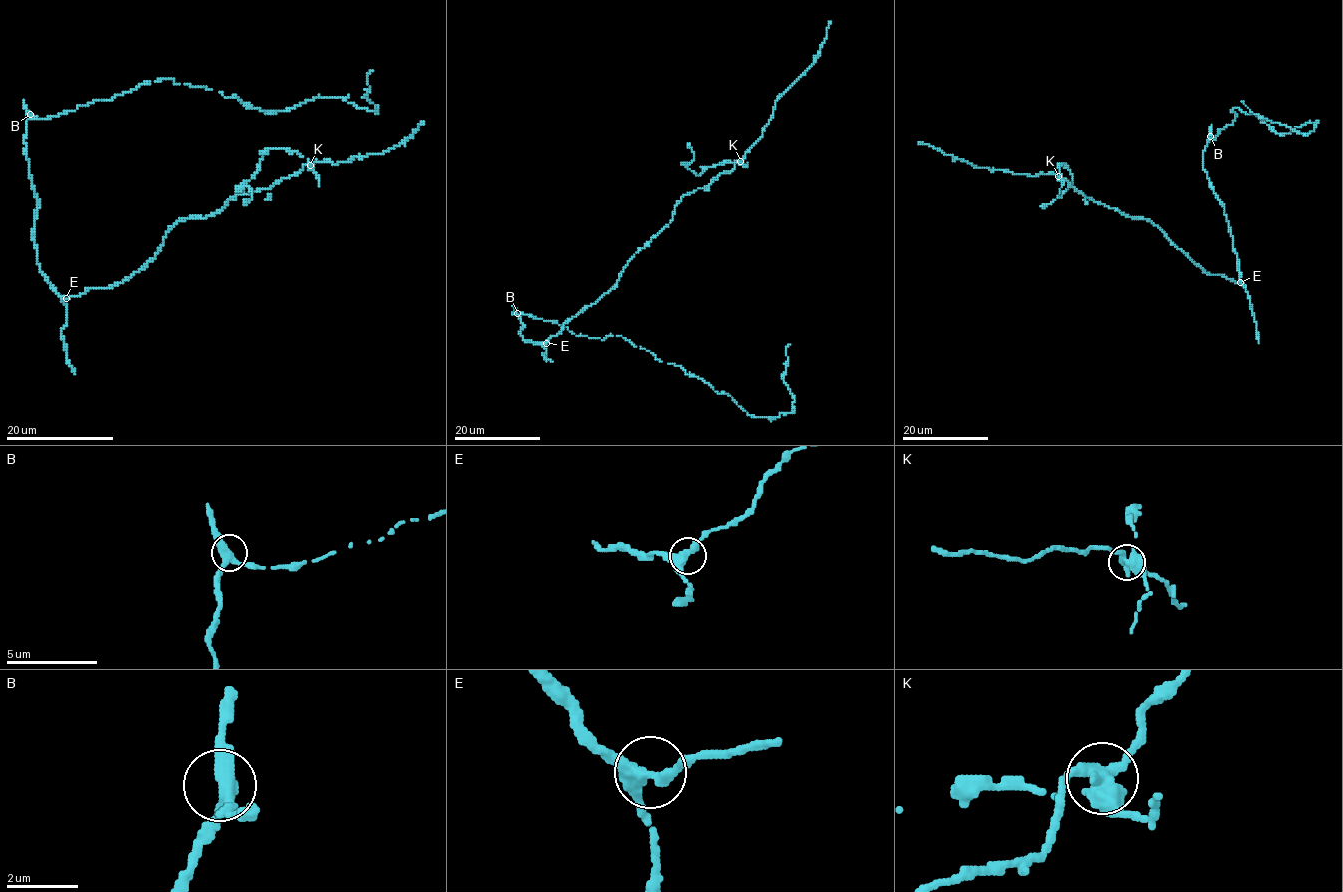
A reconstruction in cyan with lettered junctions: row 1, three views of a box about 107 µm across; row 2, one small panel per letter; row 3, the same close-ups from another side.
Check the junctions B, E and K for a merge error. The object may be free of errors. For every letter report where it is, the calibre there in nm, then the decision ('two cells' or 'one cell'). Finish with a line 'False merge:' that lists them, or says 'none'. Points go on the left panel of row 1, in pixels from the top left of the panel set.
B: place (30, 114); calibre 360 nm; one cell
E: place (66, 298); calibre 320 nm; one cell
K: place (310, 165); calibre 440 nm; two cells
False merge: K

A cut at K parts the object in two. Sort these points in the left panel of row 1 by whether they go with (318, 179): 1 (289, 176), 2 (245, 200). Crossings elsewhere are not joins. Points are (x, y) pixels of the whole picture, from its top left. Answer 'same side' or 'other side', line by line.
1: other side
2: same side

